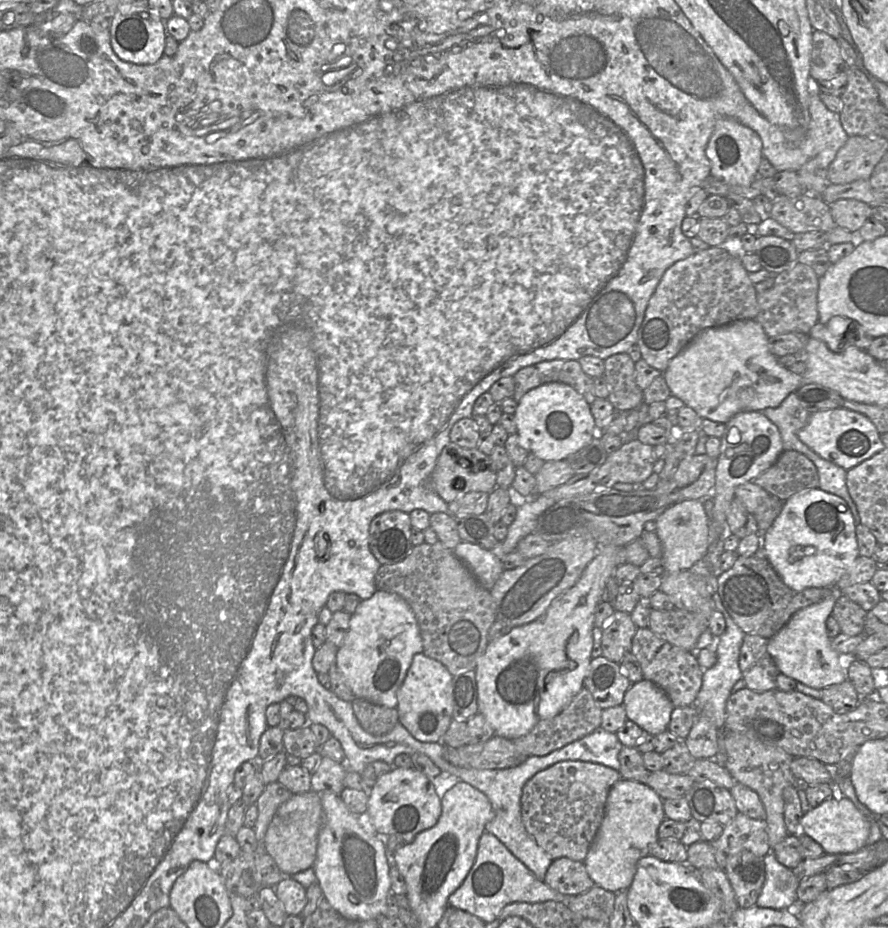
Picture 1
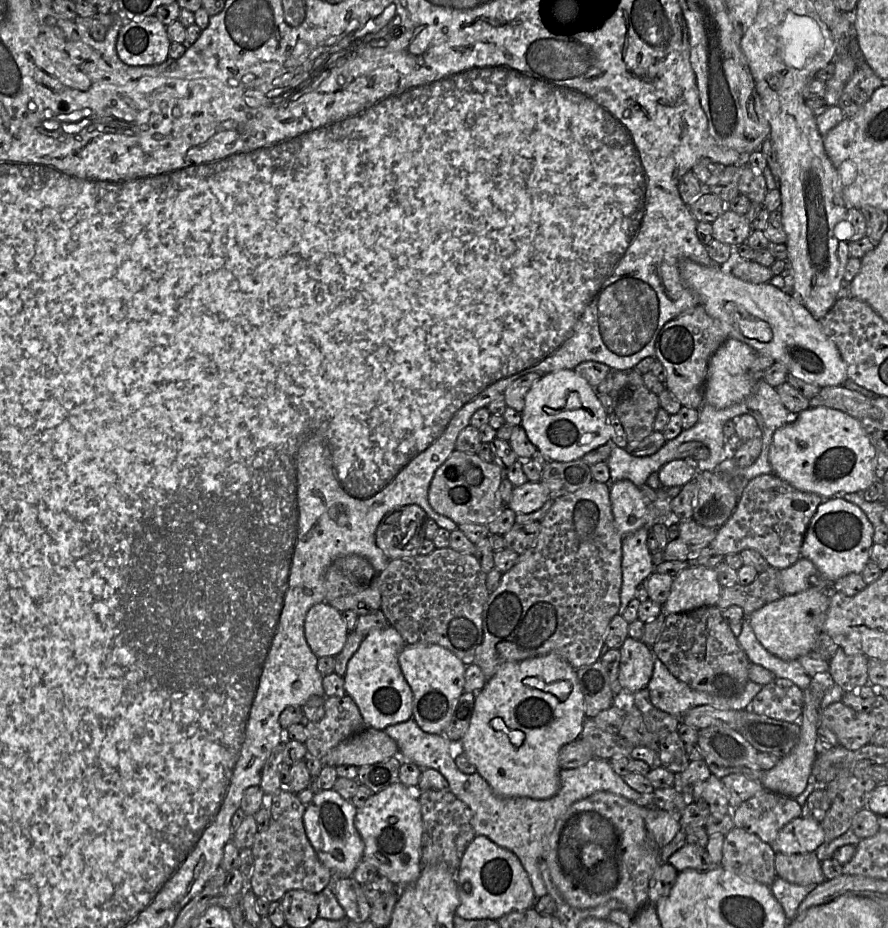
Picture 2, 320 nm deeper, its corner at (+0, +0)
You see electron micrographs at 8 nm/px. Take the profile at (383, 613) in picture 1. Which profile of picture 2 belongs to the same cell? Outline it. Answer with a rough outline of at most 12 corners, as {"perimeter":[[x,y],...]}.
{"perimeter":[[392,626],[364,636],[344,689],[367,727],[412,718]]}

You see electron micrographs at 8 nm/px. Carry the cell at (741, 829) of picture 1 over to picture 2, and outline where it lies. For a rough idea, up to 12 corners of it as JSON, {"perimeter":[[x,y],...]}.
{"perimeter":[[764,790],[733,809],[735,827],[772,844],[801,814]]}

